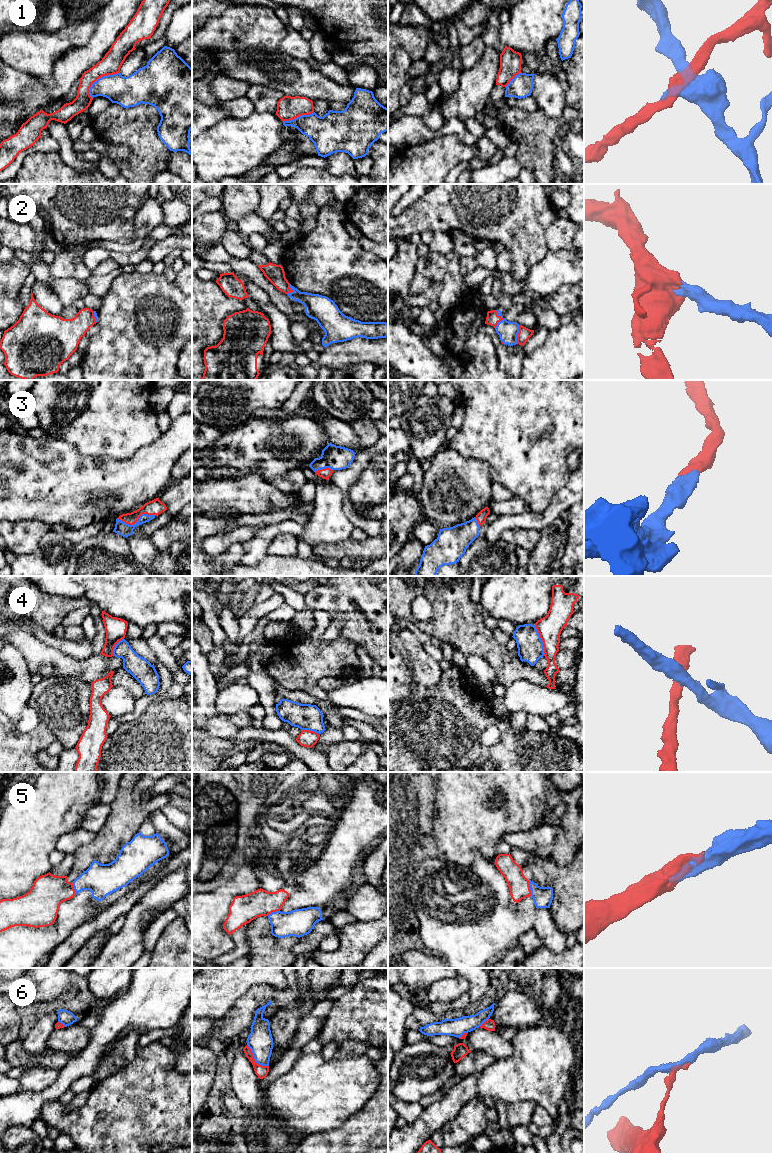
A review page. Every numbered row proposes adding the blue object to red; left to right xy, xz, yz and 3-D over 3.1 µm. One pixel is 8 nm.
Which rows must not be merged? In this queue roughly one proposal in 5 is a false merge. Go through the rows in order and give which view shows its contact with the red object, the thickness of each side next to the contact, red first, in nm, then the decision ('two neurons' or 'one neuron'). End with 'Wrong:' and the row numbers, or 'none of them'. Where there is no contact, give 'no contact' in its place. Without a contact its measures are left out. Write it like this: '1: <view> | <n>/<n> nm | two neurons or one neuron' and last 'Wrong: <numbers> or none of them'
1: xy | 160/240 nm | two neurons
2: yz | 100/160 nm | one neuron
3: xy | 130/110 nm | one neuron
4: yz | 190/200 nm | two neurons
5: yz | 170/160 nm | one neuron
6: xz | 100/200 nm | two neurons
Wrong: 1, 4, 6

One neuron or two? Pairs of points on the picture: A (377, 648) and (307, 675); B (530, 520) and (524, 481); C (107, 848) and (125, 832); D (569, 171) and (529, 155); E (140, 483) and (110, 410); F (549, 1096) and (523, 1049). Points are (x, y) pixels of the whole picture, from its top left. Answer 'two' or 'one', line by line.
A: two
B: two
C: one
D: one
E: two
F: one

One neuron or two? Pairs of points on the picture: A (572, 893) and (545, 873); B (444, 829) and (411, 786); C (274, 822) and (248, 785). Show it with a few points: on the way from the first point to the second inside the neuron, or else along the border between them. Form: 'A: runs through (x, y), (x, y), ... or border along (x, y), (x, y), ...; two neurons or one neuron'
A: runs through (565, 886), (552, 875); one neuron
B: border along (432, 825), (431, 836), (437, 848); two neurons
C: border along (274, 791), (261, 807), (257, 823), (253, 827); two neurons

